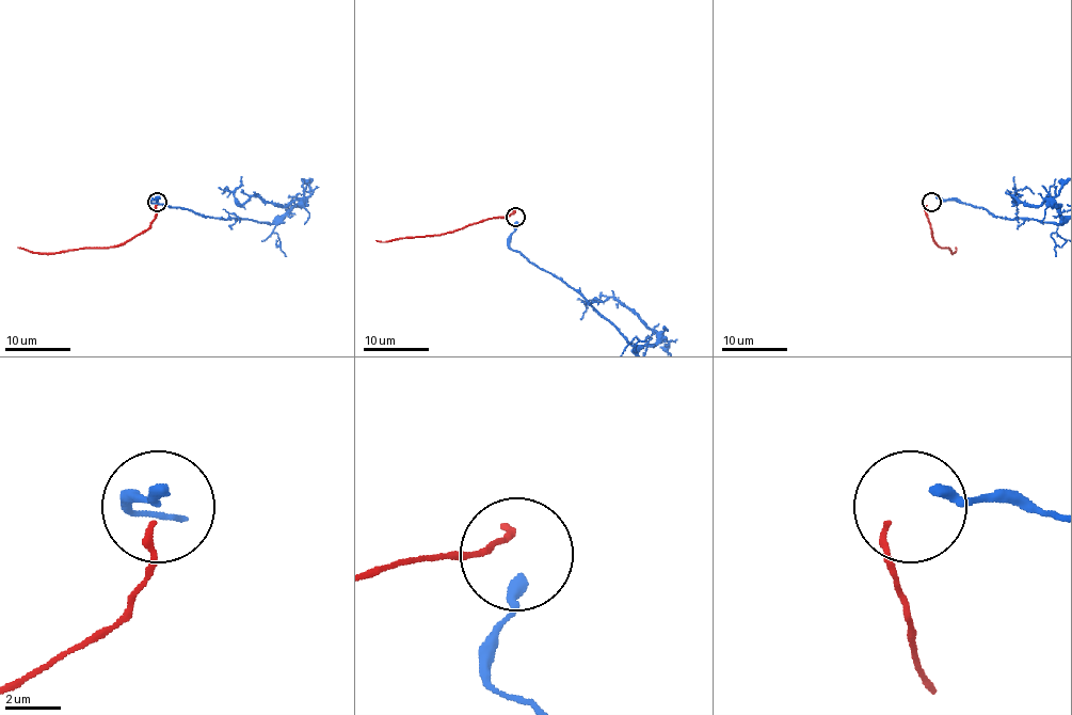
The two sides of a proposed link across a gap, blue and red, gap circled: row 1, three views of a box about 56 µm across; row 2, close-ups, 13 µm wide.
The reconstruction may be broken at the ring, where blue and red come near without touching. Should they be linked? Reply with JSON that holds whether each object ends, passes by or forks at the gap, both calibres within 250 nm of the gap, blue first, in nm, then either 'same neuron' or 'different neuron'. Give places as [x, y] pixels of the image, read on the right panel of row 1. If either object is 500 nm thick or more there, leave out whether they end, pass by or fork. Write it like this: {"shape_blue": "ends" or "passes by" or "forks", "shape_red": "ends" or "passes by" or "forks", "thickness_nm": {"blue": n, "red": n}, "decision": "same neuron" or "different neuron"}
{"shape_blue": "ends", "shape_red": "ends", "thickness_nm": {"blue": 420, "red": 240}, "decision": "same neuron"}

